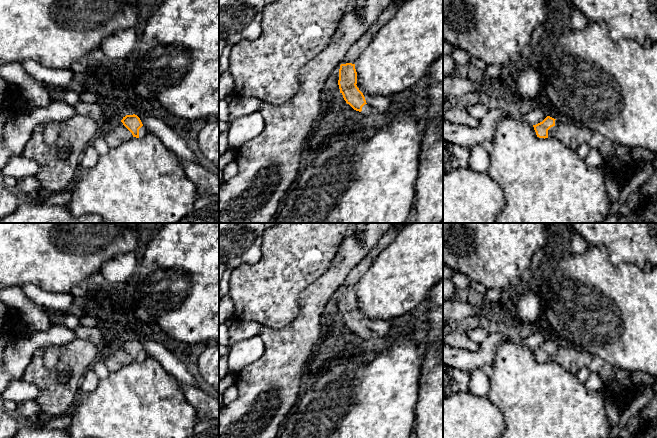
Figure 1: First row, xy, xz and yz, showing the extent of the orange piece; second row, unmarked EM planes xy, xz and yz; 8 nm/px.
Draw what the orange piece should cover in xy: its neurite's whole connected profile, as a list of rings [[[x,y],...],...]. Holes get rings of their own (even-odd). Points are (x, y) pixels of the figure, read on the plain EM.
[[[135,338],[126,339],[123,341],[121,346],[132,357],[133,361],[142,362],[148,356],[148,353],[142,348],[140,342]]]

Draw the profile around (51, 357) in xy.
[[[60,345],[45,346],[44,366],[47,370],[54,372],[59,360]]]

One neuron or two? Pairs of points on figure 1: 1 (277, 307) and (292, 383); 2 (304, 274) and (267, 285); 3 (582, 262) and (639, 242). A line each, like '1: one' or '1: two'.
1: two
2: one
3: two

